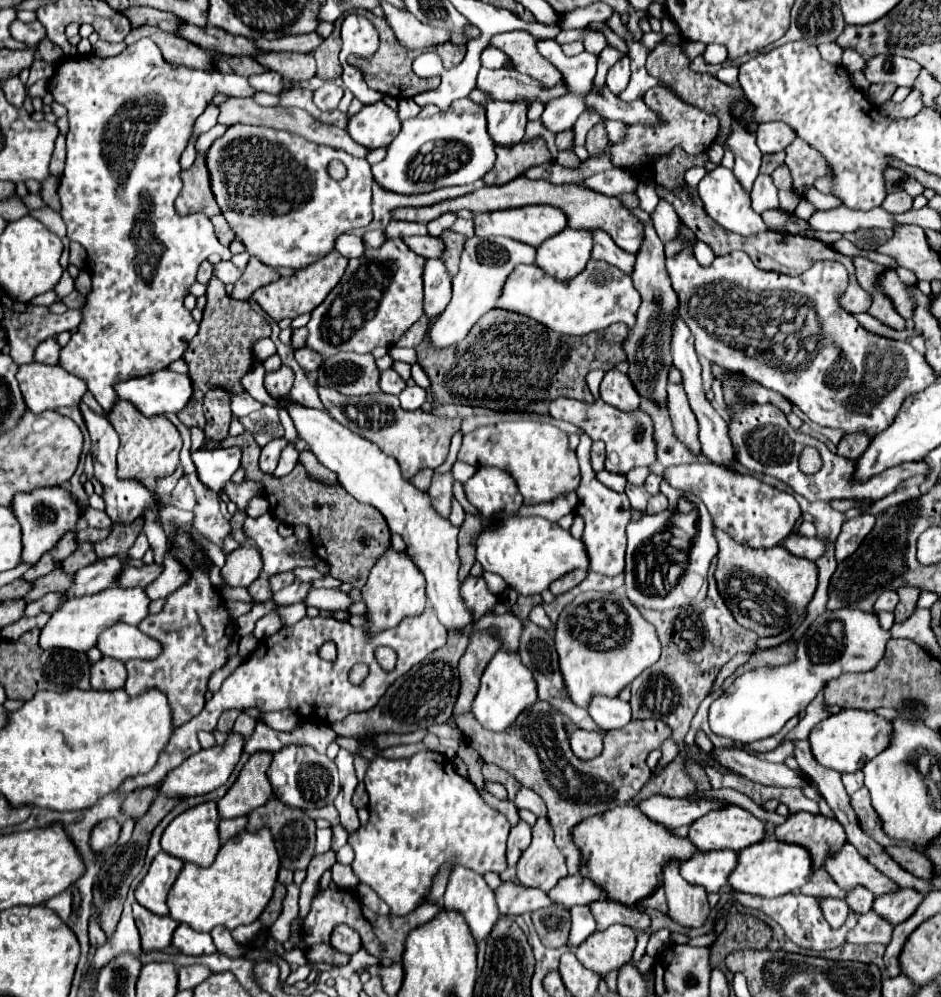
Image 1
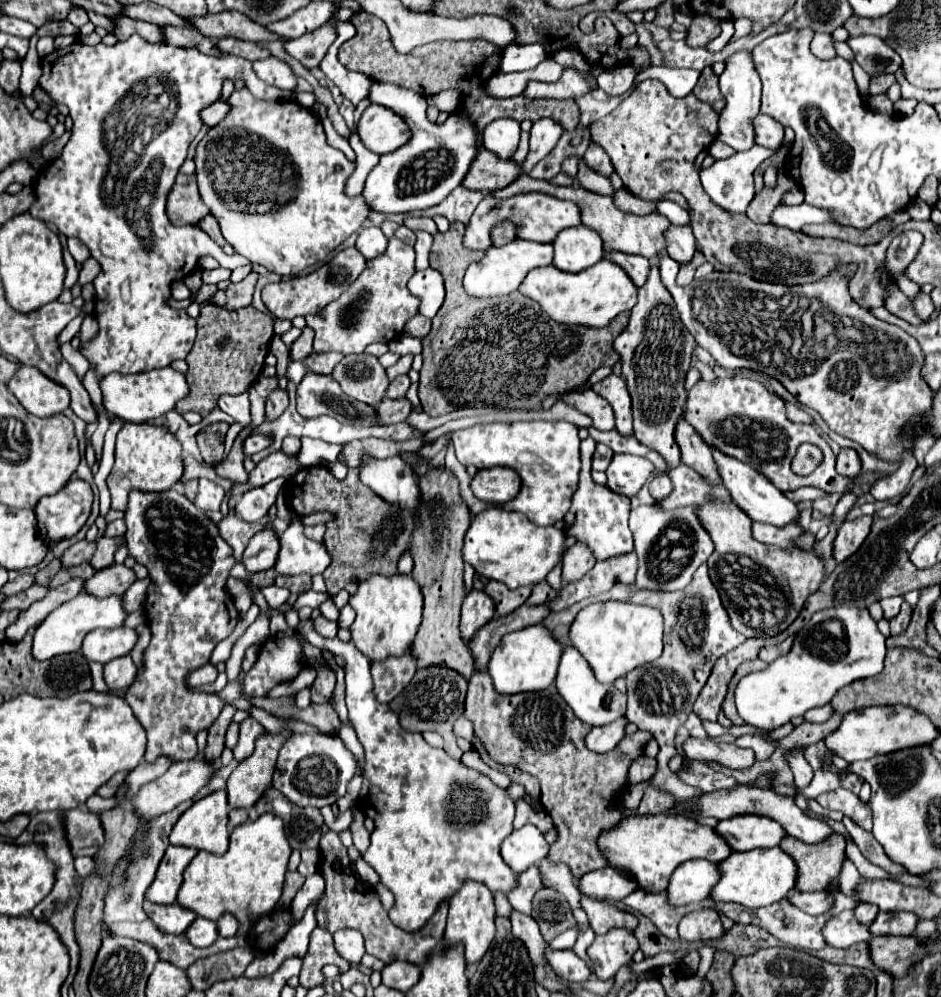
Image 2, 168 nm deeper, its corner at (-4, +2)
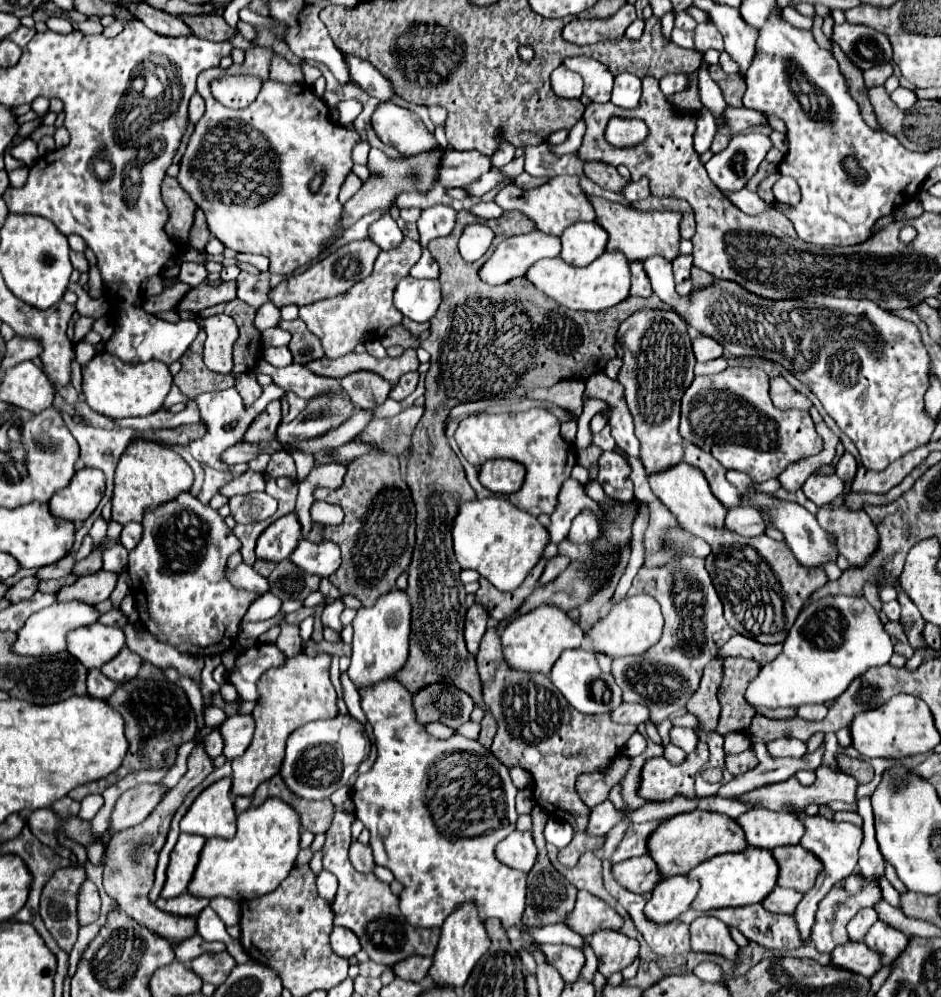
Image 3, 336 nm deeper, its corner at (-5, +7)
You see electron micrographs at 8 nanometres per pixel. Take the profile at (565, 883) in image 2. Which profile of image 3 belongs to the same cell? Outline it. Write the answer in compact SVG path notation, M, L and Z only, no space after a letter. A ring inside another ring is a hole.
M583 938L585 941L584 947L584 955L587 957L587 961L585 961L585 965L583 965L583 971L581 971L581 977L585 979L585 981L593 981L593 977L595 977L595 973L597 973L597 959L595 959L595 954L593 949L588 943L587 938Z

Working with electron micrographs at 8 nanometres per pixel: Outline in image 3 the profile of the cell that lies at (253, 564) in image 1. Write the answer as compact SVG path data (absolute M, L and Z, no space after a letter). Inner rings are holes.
M285 515L281 519L277 519L275 523L271 523L267 527L267 531L263 531L263 535L257 541L257 557L259 559L267 559L267 561L283 561L287 559L295 547L301 541L301 525L297 521L297 515Z

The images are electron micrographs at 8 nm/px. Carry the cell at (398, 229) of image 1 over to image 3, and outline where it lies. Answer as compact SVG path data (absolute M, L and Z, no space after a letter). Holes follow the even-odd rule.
M423 249L423 255L411 269L411 275L417 279L439 279L439 265L435 263L435 259L427 249Z

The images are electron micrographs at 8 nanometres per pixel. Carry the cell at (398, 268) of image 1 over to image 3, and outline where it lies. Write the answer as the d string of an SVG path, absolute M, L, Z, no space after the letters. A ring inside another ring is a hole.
M403 239L399 247L391 251L381 251L375 261L373 273L367 279L353 285L347 293L333 299L323 299L299 309L299 317L305 321L309 331L321 339L325 357L329 359L343 357L351 353L357 343L381 339L389 327L401 323L403 315L393 305L393 291L397 283L409 275L411 267L419 261L419 257L421 257L419 243L413 239Z

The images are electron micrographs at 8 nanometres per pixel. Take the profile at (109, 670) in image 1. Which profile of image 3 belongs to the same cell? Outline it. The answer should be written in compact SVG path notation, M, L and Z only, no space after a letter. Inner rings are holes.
M125 647L123 651L119 651L119 655L115 659L111 659L109 663L105 663L101 667L101 673L115 683L123 683L123 681L133 679L139 673L141 663L143 663L143 659Z

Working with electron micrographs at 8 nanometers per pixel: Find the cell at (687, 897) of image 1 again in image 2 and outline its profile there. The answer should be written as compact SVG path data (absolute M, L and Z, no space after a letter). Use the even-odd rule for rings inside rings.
M700 908L690 914L686 914L680 920L678 934L682 940L694 942L694 940L712 940L720 938L724 934L720 916L712 908Z

